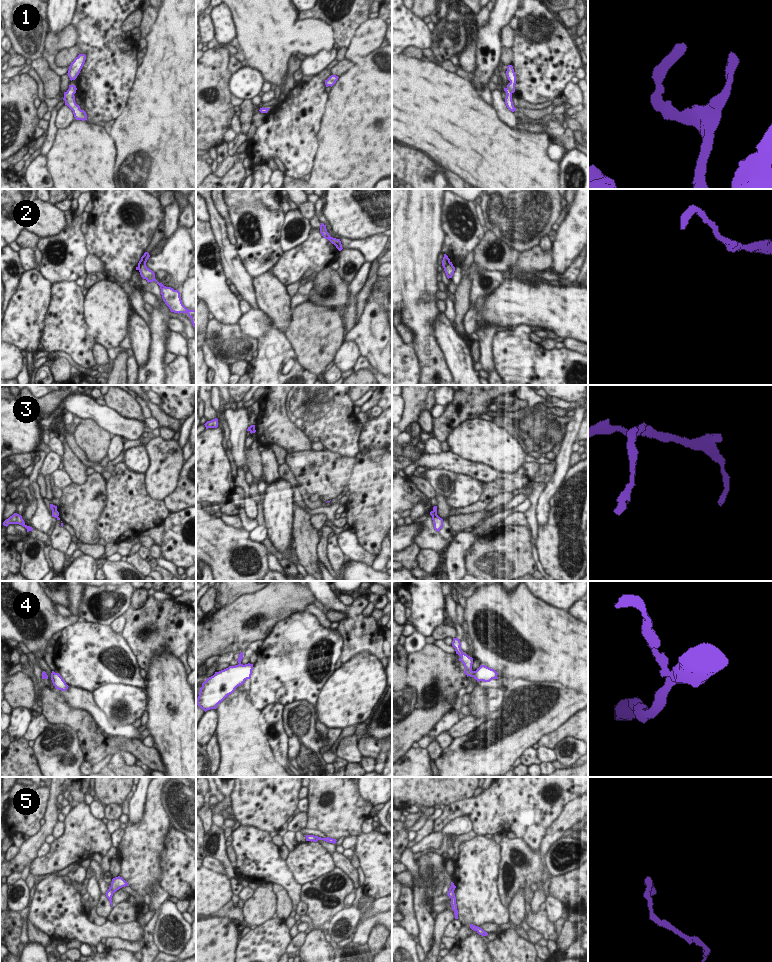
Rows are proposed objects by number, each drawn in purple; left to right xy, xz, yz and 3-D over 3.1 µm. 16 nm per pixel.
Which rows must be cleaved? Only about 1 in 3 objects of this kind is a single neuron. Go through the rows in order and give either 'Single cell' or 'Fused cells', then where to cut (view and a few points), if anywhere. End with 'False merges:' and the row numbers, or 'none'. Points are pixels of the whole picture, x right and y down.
1: Single cell. No split
2: Fused cells. Split along xy (145, 263), (142, 263), (137, 269)
3: Fused cells. Split along xz (253, 425), (250, 431)
4: Fused cells. Split along yz (473, 671), (474, 676)
5: Fused cells. Split along xy (110, 887), (113, 892)
False merges: 2, 3, 4, 5.

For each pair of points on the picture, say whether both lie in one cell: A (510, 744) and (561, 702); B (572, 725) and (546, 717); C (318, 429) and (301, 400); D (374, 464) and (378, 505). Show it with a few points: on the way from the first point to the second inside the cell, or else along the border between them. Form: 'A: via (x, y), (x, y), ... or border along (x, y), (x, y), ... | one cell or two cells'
A: via (523, 731), (548, 713) | one cell
B: border along (577, 711), (554, 730), (543, 735) | two cells
C: via (318, 422), (305, 407) | one cell
D: via (377, 474), (378, 495) | one cell

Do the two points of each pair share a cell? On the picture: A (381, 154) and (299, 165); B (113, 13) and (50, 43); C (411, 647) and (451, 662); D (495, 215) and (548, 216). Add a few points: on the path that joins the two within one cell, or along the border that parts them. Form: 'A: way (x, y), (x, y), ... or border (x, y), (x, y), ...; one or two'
A: border (318, 140), (318, 148), (309, 173); two
B: border (70, 24), (77, 33), (76, 44); two
C: border (426, 644), (420, 650), (409, 654); two
D: way (508, 215), (535, 215); one

